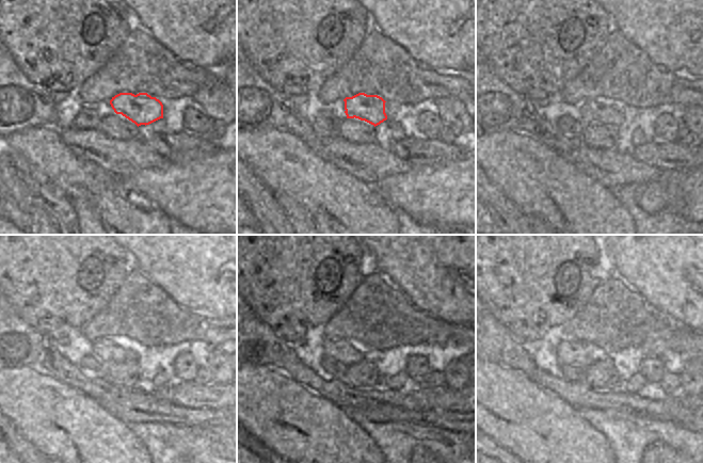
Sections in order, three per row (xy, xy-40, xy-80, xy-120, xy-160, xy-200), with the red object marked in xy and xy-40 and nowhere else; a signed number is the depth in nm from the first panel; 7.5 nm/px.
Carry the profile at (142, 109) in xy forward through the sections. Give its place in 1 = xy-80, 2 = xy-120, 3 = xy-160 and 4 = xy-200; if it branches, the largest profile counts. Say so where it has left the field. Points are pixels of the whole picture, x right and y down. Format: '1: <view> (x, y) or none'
1: xy-80 (604, 110)
2: xy-120 (106, 349)
3: xy-160 (342, 351)
4: xy-200 (576, 352)

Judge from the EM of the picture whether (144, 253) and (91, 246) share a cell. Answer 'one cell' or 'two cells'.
two cells

